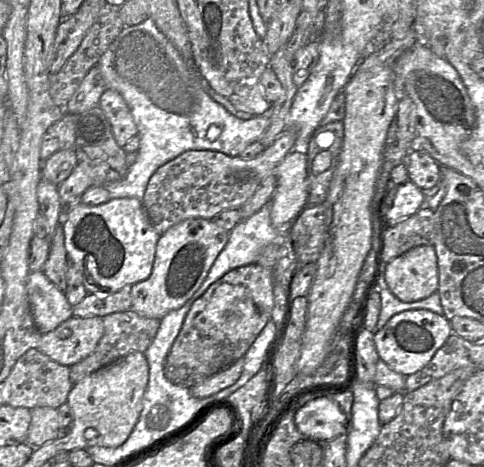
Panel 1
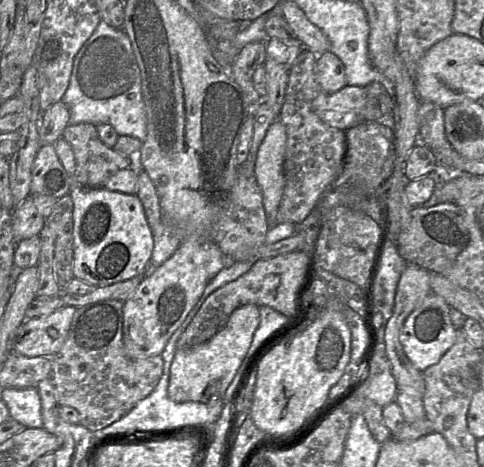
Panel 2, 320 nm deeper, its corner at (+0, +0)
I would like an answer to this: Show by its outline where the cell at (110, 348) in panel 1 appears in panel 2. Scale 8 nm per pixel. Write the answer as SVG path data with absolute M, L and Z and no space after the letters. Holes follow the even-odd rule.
M108 299L77 308L62 347L51 357L51 381L57 403L76 409L80 424L92 432L102 430L126 415L137 402L153 391L163 372L160 355L134 359L126 354L122 341L123 305L124 302L120 300Z

